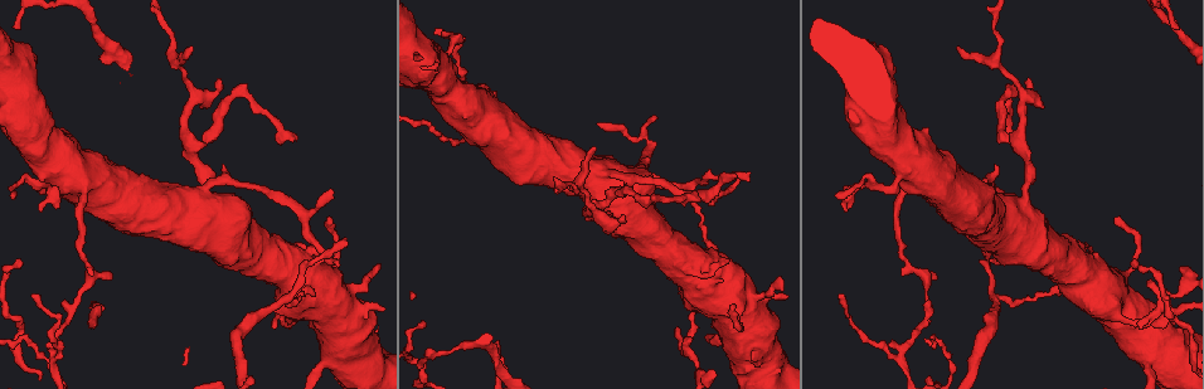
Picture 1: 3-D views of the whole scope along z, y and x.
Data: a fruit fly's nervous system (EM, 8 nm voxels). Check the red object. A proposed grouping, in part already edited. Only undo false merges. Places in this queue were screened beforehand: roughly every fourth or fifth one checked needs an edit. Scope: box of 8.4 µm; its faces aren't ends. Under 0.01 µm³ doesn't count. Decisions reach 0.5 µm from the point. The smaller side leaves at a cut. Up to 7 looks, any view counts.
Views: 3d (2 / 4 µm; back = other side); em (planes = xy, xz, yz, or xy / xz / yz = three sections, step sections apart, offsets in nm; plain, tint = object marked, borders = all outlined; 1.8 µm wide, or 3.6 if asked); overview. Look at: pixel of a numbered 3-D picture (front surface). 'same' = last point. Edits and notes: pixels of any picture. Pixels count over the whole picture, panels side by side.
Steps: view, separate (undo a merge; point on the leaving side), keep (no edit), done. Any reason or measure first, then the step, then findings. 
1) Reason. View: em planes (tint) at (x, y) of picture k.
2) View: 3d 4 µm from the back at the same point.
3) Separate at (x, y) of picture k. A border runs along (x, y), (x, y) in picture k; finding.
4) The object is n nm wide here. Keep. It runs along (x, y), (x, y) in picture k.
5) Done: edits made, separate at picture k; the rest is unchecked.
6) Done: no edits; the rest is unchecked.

View: em 3.6 µm planes (tint) at (1024, 199) of picture 1.

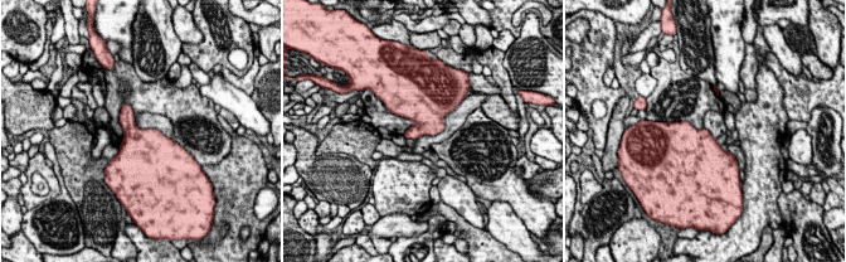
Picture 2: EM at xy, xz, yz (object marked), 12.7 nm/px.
The object is 360 nm wide here. Keep. All the same neuron.

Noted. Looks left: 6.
Branch point. View: em yz step 4 (tint) at (306, 214) of picture 1.

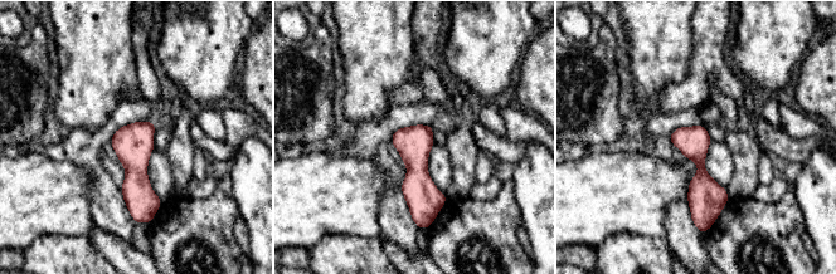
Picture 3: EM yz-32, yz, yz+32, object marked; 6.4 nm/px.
Another direction. View: em planes (tint) at the same point.

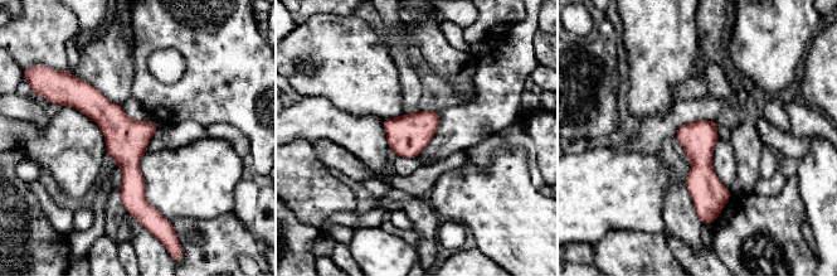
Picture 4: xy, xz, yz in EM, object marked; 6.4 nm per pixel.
The object is 220 nm wide here. Keep. It runs along (81, 85), (126, 139), (141, 212) in picture 4; one neuron here.

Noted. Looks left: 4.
View: 3d 4 µm at (693, 189) of picture 1.

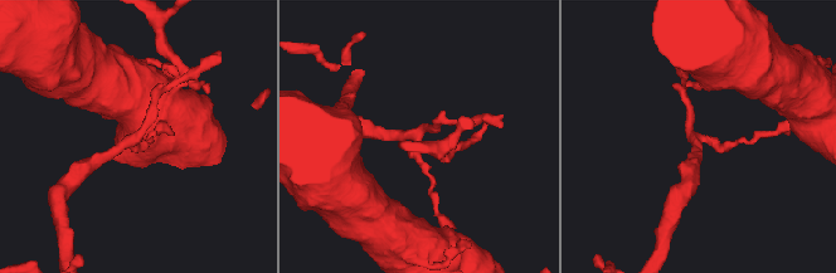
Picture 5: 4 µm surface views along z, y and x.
Need the tissue. View: em xz step 16 (tint) at (417, 138) of picture 5.

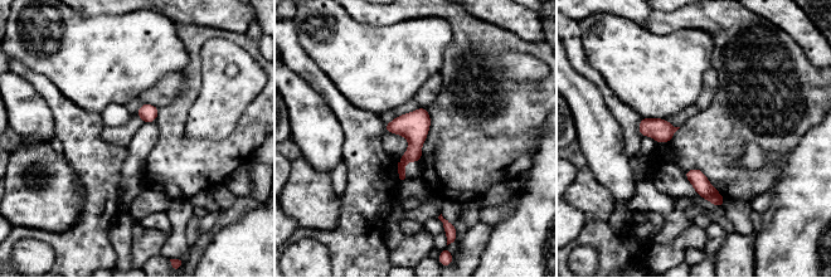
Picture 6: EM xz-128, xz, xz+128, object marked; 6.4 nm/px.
Separate at (414, 126) of picture 6. A border runs along (409, 142), (413, 157), (419, 160) in picture 6; two neurons meet here.

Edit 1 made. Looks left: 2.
Done: edits made, separate at picture 6; the rest is unchecked.

